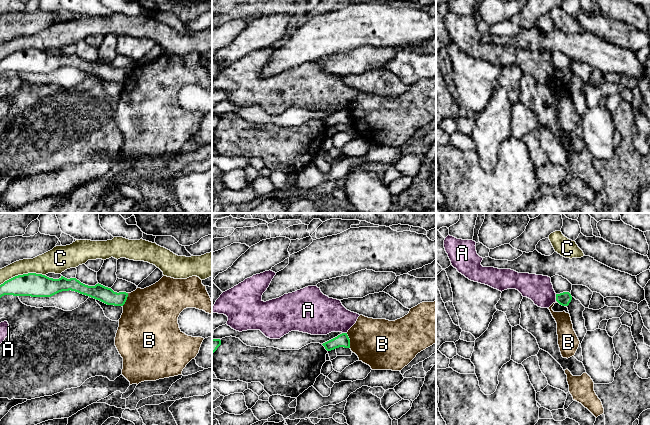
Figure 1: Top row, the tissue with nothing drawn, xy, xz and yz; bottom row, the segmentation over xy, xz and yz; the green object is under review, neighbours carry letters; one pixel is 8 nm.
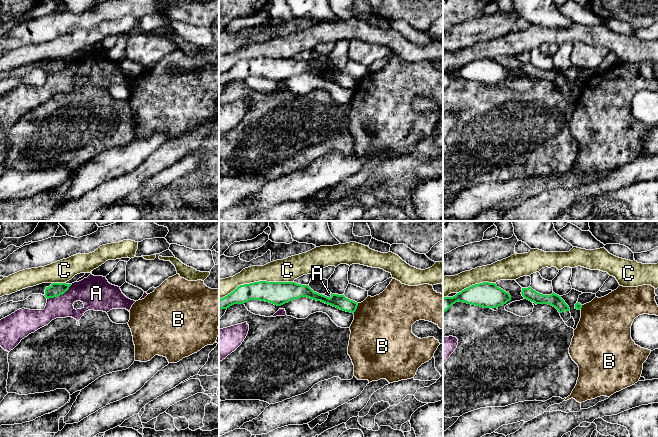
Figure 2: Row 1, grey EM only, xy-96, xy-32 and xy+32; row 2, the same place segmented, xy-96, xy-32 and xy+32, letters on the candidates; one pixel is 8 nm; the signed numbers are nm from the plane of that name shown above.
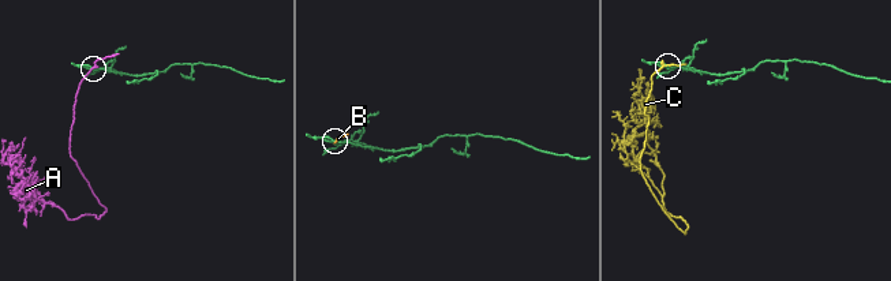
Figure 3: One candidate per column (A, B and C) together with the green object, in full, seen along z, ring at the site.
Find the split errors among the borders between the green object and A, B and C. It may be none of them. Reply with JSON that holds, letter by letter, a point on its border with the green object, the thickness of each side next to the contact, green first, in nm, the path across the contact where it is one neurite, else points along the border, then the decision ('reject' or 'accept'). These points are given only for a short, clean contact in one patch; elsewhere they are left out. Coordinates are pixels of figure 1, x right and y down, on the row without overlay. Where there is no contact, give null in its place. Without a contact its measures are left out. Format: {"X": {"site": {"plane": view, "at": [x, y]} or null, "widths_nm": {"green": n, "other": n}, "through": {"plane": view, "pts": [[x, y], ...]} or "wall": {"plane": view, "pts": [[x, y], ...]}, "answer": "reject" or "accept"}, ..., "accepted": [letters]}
{"A": {"site": {"plane": "yz", "at": [556, 73]}, "widths_nm": {"green": 100, "other": 220}, "answer": "reject"}, "B": {"site": {"plane": "xz", "at": [349, 116]}, "widths_nm": {"green": 110, "other": 400}, "wall": {"plane": "xz", "pts": [[346, 109], [350, 123]]}, "answer": "reject"}, "C": {"site": {"plane": "xy", "at": [23, 50]}, "widths_nm": {"green": 190, "other": 180}, "answer": "reject"}, "accepted": []}

